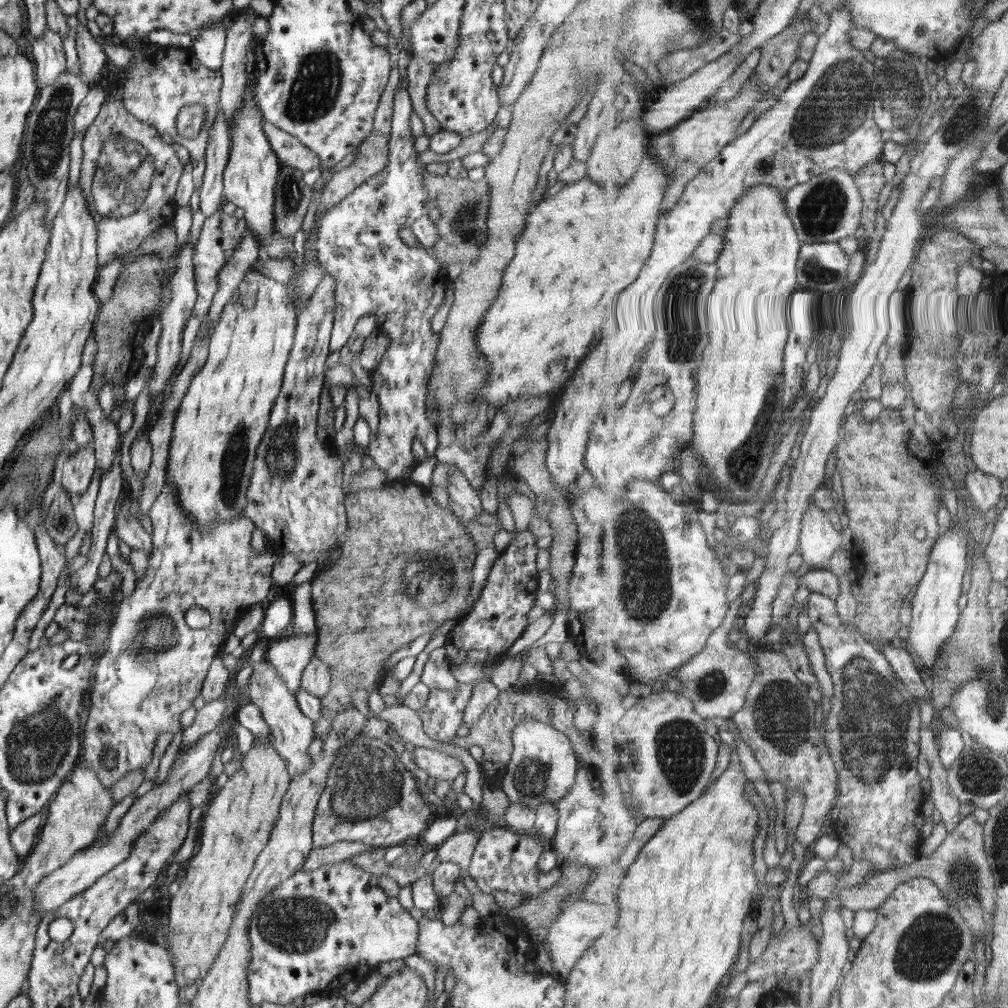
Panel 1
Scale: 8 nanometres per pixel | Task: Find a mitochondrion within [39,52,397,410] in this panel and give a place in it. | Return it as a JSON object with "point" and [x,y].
{"point":[122,179]}

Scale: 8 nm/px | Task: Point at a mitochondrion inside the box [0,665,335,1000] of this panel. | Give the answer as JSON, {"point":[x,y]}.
{"point":[36,749]}

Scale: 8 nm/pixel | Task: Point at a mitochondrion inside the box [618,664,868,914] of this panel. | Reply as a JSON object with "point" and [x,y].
{"point":[779,714]}

